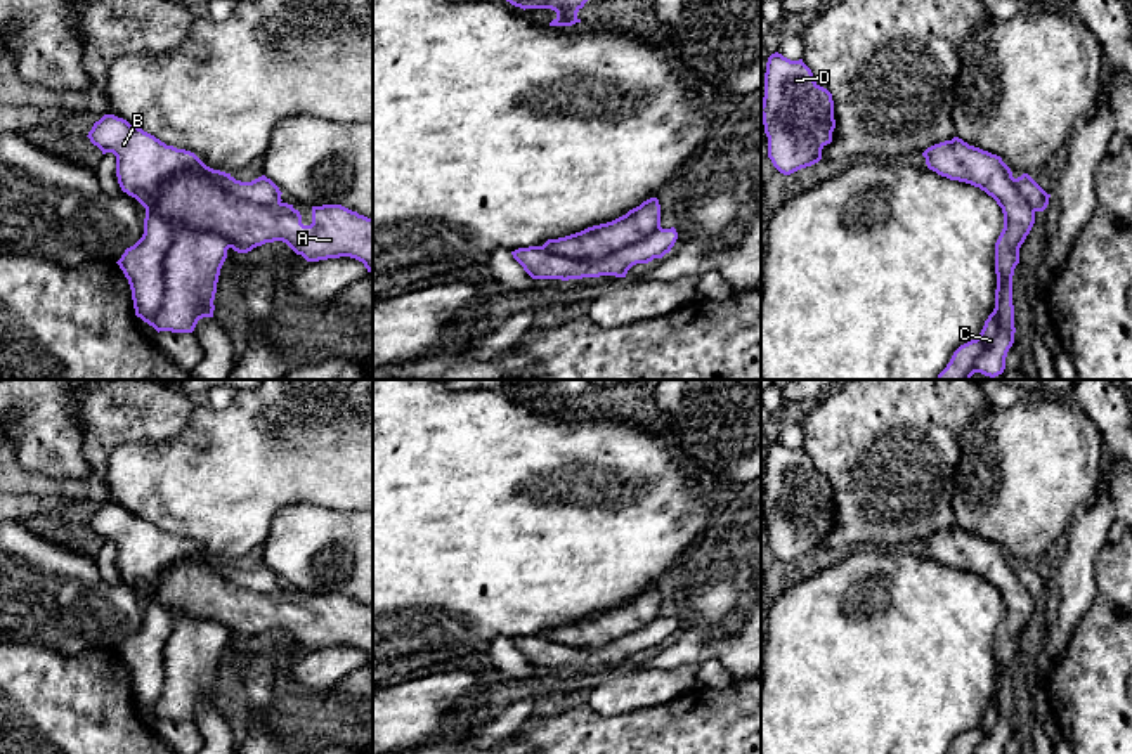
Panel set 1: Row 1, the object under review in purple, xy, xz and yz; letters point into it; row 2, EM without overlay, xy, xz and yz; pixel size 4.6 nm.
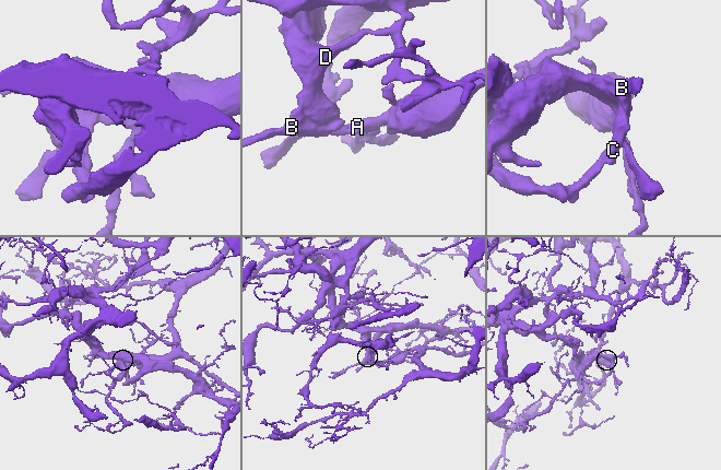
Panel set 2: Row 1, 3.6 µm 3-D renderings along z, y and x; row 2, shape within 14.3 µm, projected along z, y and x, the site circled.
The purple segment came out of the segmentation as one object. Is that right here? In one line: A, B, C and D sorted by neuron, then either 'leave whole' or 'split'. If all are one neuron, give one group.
A D / B C; split

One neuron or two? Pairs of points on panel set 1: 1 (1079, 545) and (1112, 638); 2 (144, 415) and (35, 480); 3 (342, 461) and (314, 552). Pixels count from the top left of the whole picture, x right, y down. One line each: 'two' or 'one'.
1: two
2: one
3: two

